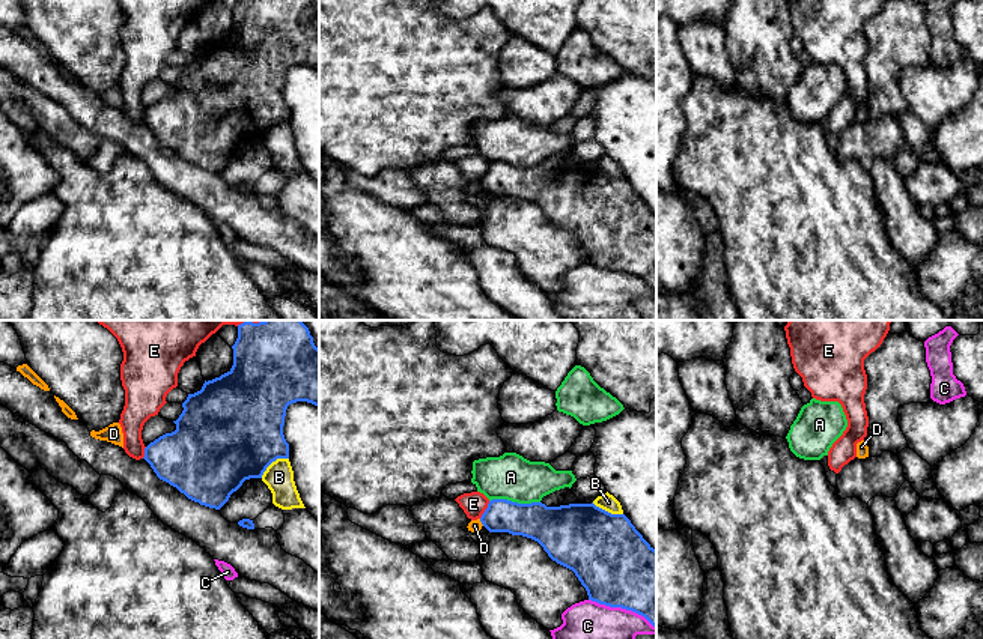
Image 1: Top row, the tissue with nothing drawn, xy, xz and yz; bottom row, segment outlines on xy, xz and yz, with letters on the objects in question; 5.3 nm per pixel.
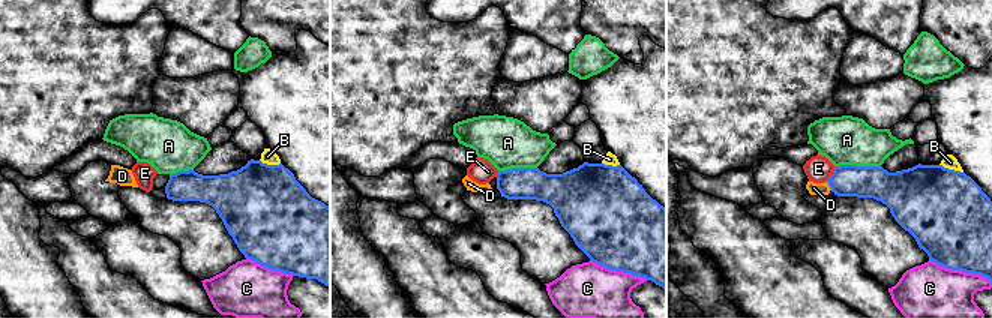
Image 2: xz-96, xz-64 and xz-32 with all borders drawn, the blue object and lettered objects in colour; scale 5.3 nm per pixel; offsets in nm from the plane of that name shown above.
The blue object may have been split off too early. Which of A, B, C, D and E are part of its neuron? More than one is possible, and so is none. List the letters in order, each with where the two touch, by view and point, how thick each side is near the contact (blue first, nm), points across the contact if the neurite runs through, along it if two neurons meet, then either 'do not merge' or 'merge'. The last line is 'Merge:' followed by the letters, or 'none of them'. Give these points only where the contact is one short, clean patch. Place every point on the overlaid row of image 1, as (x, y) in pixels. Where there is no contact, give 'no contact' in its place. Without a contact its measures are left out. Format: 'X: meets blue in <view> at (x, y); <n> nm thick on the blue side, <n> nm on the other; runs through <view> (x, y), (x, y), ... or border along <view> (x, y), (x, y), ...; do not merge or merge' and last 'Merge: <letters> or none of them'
A: meets blue in xz at (515, 502); 240 nm thick on the blue side, 240 nm on the other; border along xz (489, 499), (539, 502); do not merge
B: meets blue in xy at (273, 460); 500 nm thick on the blue side, 160 nm on the other; do not merge
C: meets blue in xz at (622, 608); 420 nm thick on the blue side, 200 nm on the other; do not merge
D: meets blue in xz at (480, 520); 180 nm thick on the blue side, 60 nm on the other; border along xz (479, 519), (483, 525); do not merge
E: meets blue in xz at (485, 510); 180 nm thick on the blue side, 130 nm on the other; do not merge
Merge: none of them

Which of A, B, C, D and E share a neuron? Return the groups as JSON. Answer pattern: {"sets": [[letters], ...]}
{"sets": [["A"], ["B"], ["C"], ["D"], ["E"]]}

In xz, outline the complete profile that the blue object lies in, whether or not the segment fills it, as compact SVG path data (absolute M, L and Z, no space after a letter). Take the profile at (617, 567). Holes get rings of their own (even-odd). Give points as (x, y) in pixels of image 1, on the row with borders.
M492 499L480 517L489 532L509 532L537 541L557 564L572 570L589 600L644 616L656 627L656 550L625 514L611 514L592 504L546 507Z

